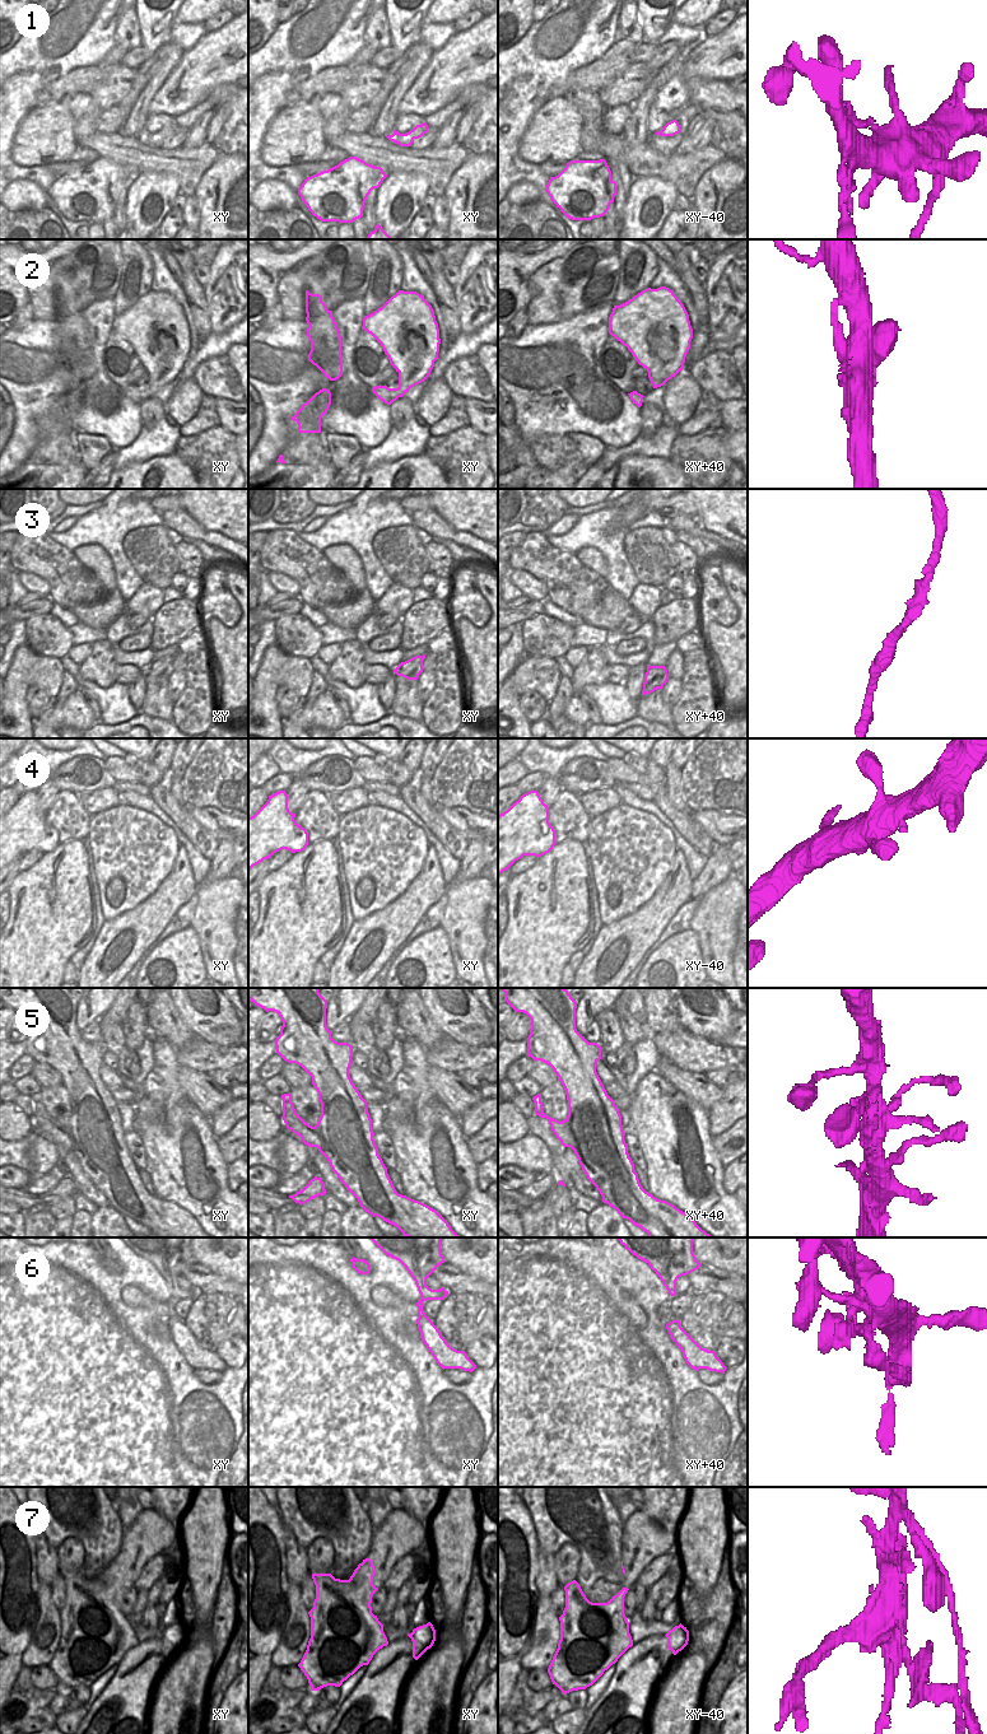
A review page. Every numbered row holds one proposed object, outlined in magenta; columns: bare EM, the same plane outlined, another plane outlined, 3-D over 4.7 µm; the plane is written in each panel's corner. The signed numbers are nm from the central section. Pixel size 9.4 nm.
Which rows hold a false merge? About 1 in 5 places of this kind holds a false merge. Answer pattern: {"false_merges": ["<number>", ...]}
{"false_merges": ["7"]}

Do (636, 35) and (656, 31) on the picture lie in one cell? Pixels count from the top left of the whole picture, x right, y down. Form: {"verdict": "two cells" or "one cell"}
{"verdict": "two cells"}

